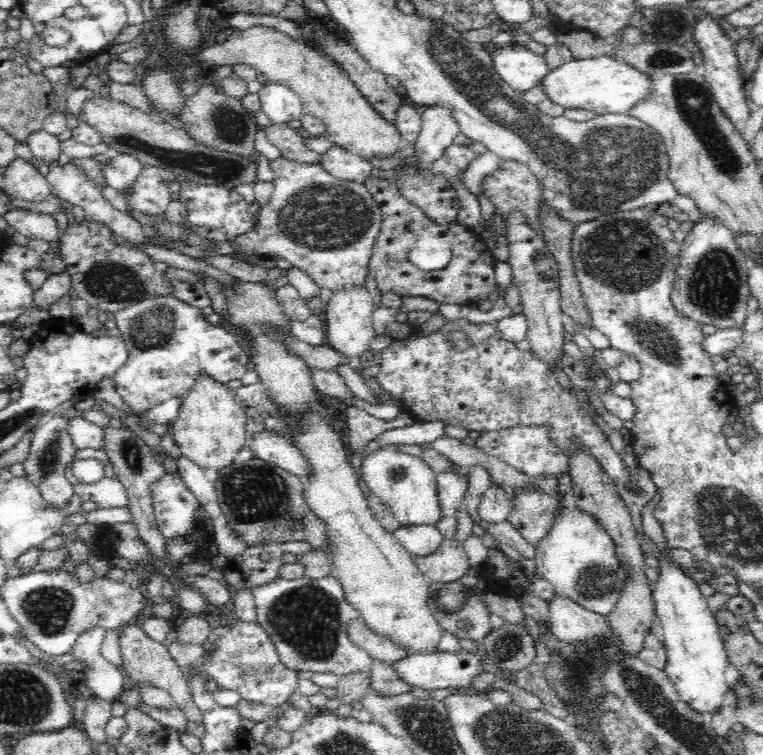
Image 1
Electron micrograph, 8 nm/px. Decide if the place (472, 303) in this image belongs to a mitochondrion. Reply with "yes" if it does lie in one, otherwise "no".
no

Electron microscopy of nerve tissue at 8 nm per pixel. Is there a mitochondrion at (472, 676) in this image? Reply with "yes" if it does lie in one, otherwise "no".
no

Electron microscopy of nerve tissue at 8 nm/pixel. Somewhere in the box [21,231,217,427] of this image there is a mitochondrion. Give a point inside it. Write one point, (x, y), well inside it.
(110, 281)

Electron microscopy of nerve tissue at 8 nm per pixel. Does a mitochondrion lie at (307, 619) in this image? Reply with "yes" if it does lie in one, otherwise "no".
yes

